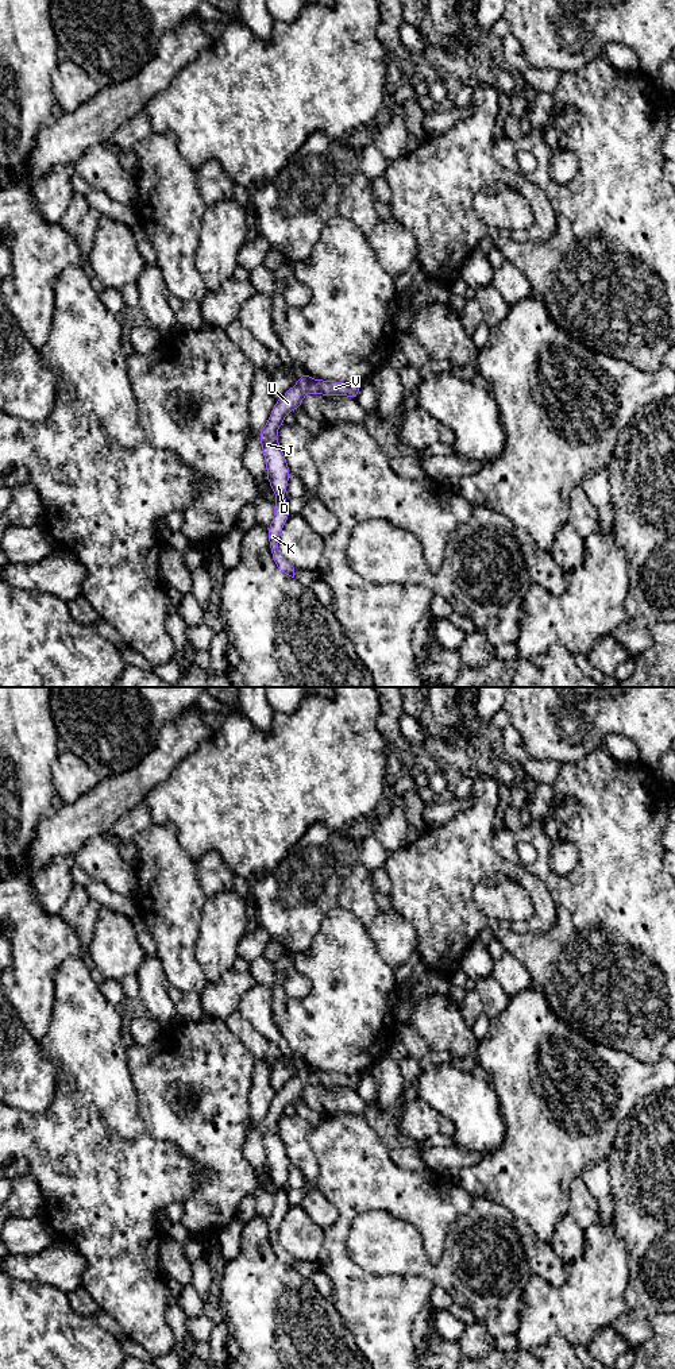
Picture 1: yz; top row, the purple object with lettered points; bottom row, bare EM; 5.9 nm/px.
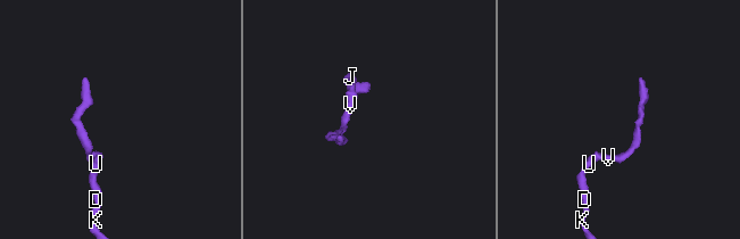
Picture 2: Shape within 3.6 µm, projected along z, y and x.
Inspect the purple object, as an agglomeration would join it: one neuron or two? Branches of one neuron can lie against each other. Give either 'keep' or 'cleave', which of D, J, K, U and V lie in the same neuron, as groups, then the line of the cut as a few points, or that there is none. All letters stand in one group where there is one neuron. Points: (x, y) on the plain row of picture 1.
keep; groups D J K U V; cut none

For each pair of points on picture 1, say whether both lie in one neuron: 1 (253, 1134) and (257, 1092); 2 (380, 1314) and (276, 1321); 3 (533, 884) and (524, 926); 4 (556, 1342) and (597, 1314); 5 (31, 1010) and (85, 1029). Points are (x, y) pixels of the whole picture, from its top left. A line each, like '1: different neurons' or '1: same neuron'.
1: same neuron
2: different neurons
3: same neuron
4: different neurons
5: different neurons

